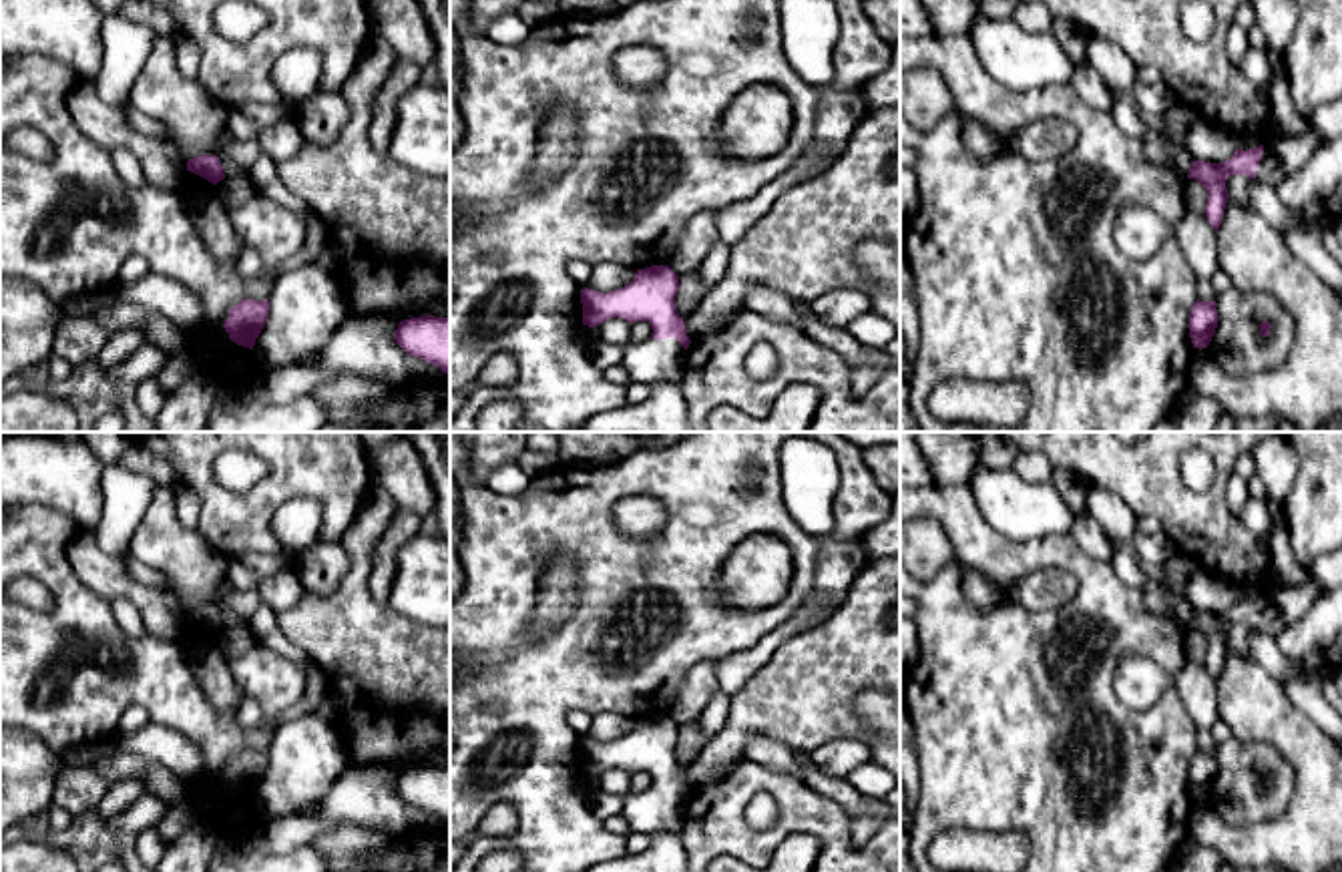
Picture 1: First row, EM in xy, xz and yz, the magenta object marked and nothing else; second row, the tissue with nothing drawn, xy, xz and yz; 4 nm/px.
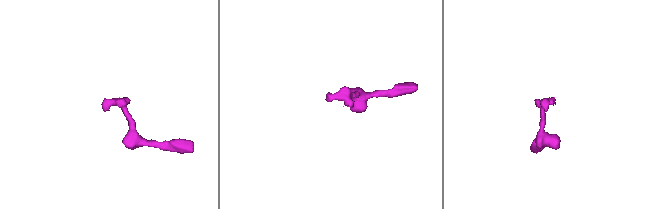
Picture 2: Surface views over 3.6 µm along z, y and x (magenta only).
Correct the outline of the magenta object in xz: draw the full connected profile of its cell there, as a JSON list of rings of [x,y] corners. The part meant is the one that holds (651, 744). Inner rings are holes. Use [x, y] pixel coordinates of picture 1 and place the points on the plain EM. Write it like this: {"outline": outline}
{"outline": [[[669,715],[637,719],[631,733],[603,743],[581,739],[583,774],[595,778],[611,768],[649,772],[651,788],[629,792],[621,816],[631,834],[683,832],[683,810],[691,790],[675,757],[679,725]]]}

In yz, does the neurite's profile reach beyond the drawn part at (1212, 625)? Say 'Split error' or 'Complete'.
Split error

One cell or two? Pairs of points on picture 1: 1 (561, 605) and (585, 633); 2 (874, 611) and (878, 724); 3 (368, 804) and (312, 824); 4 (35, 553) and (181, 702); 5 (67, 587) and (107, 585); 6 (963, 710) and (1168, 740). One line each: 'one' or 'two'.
1: two
2: two
3: one
4: one
5: two
6: one

